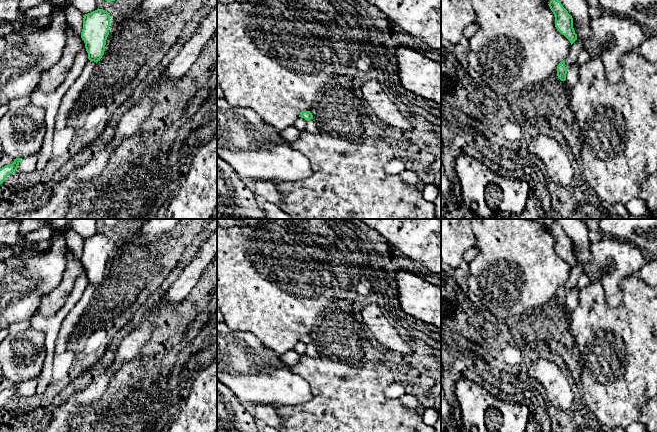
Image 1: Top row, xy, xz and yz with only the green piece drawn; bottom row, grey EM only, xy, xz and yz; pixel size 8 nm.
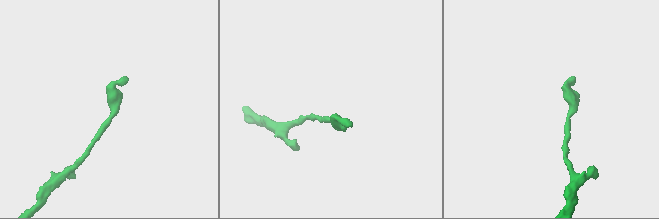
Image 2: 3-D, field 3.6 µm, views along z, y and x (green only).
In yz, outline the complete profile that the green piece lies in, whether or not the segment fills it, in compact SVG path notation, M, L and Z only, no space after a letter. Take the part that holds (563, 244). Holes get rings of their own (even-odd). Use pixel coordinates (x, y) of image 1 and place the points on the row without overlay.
M554 221L548 229L555 240L555 251L572 269L577 264L577 258L573 252L572 240L556 221Z

